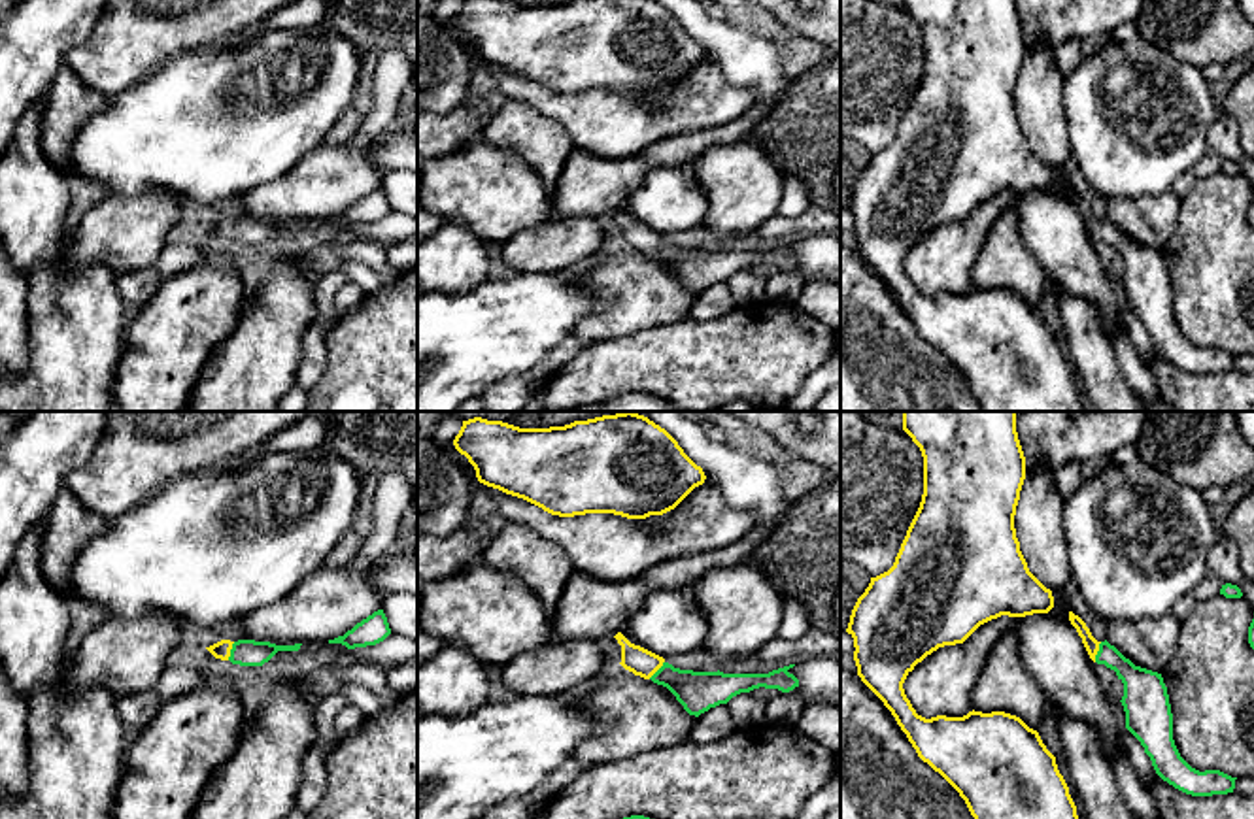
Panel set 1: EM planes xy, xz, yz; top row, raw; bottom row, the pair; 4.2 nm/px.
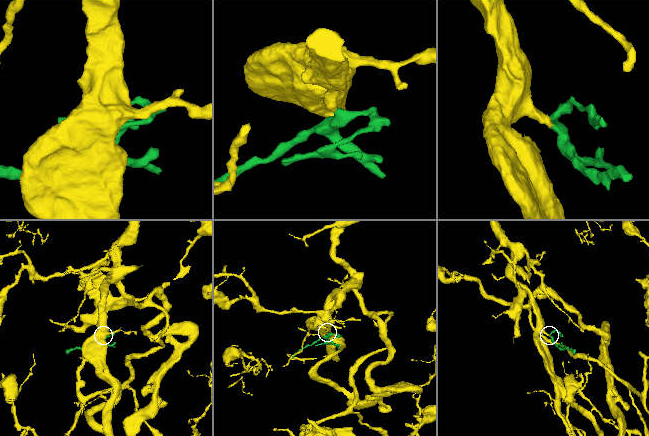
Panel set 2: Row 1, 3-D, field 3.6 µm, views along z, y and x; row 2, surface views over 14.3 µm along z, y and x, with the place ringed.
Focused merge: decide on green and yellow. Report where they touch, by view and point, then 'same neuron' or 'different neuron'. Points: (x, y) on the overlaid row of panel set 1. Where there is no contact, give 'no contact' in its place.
yz (1098, 651) | same neuron

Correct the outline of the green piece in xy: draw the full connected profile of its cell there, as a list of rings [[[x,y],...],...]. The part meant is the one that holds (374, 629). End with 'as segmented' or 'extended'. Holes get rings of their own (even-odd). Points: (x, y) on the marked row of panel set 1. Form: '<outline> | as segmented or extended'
[[[383,610],[374,611],[361,623],[357,623],[351,630],[344,636],[329,640],[329,644],[342,644],[347,649],[376,645],[383,642],[391,634],[387,617]]] | as segmented

